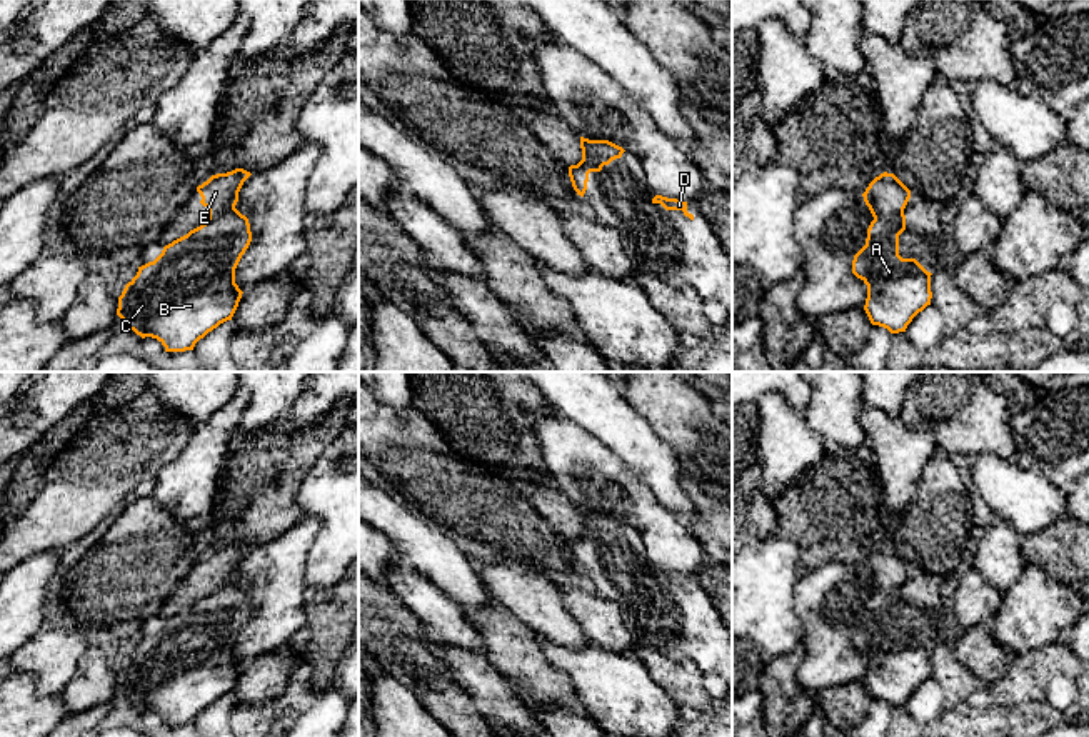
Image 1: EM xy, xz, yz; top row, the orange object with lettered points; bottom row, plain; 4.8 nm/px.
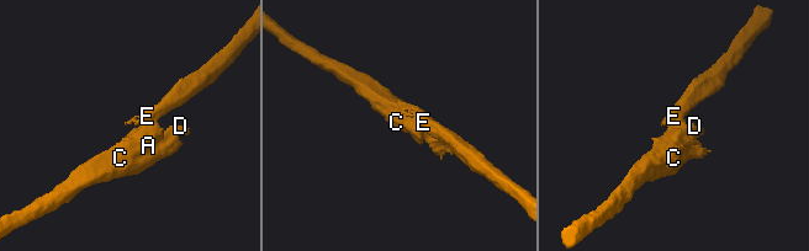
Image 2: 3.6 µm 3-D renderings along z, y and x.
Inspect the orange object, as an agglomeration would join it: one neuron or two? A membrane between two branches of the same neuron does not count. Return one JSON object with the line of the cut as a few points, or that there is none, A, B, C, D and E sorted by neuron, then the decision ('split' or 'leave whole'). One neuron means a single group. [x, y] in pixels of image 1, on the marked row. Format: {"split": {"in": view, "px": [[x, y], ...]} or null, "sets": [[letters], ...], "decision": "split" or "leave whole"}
{"split": {"in": "yz", "px": [[903, 210], [889, 217], [874, 219]]}, "sets": [["A", "B", "C", "D"], ["E"]], "decision": "split"}

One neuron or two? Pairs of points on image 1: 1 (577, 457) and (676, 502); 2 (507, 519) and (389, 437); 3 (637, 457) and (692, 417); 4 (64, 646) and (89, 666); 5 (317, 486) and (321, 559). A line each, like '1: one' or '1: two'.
1: two
2: one
3: two
4: two
5: one

